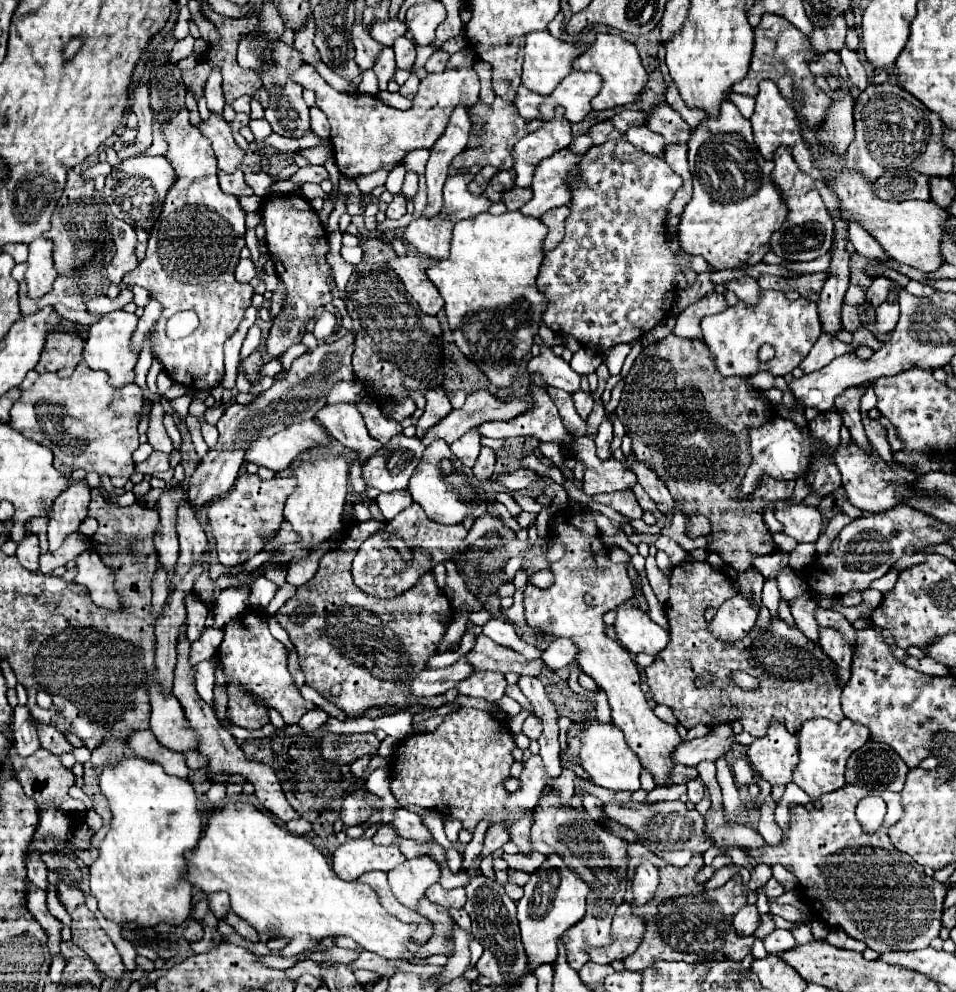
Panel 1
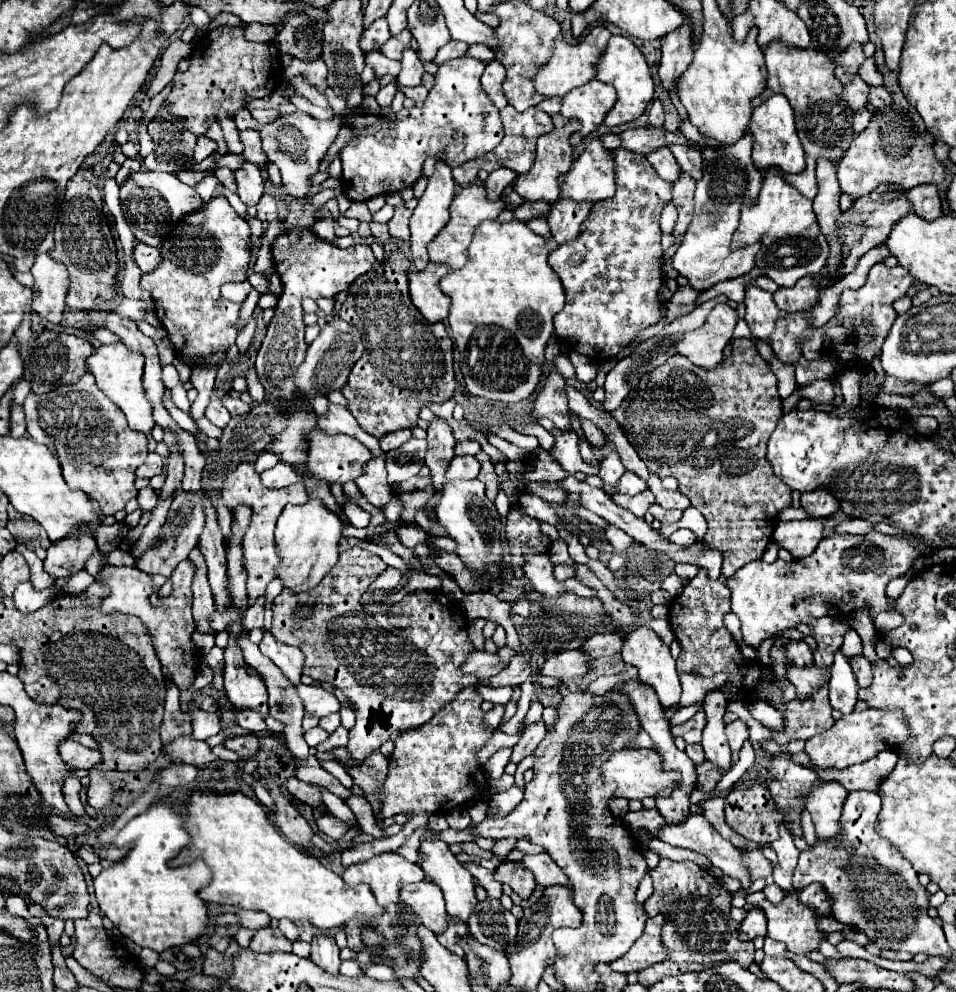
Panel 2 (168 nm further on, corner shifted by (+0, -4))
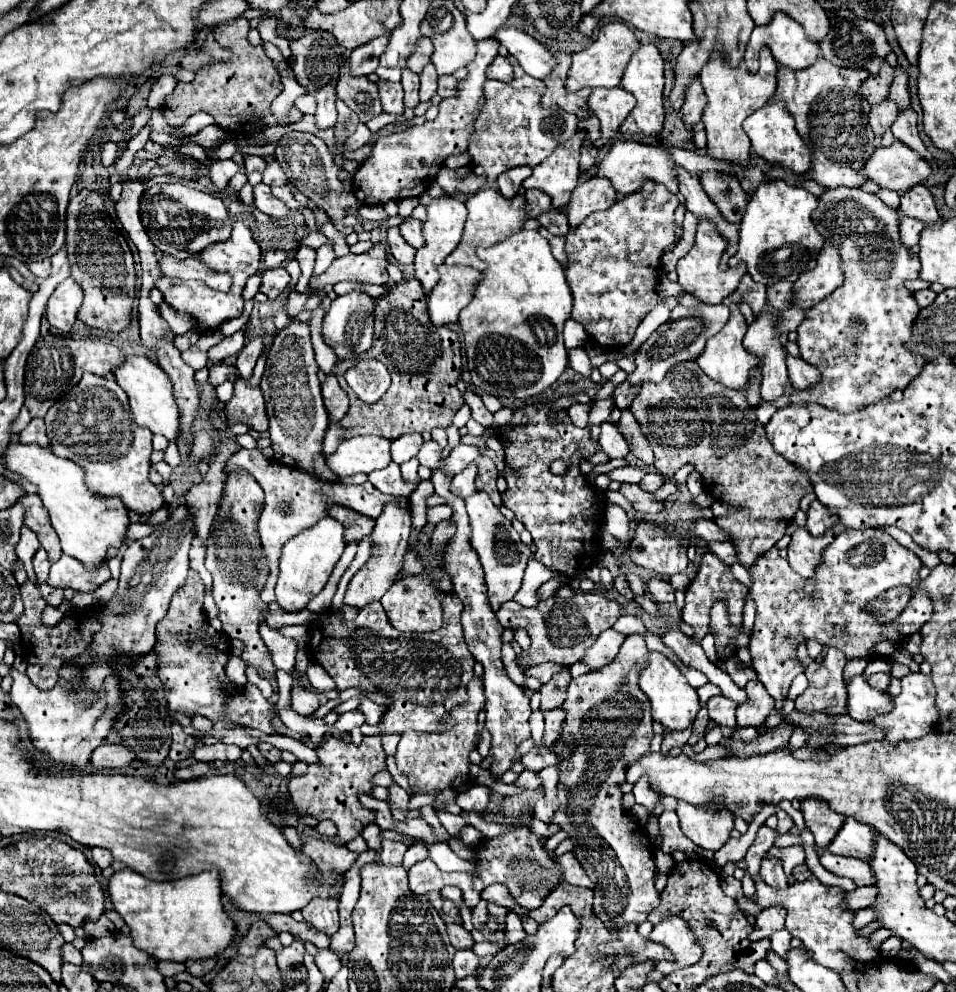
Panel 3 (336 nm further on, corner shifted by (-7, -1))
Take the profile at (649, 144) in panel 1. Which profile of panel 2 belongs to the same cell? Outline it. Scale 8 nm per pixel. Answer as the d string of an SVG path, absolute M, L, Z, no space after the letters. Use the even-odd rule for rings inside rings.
M656 148L654 152L646 154L646 160L652 164L652 168L668 182L672 182L676 176L678 176L678 170L680 166L676 164L674 156L670 154L670 150L666 148Z

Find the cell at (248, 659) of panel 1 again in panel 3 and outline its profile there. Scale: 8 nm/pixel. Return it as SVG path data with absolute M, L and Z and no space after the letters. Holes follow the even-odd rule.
M361 693L359 697L363 699L363 703L361 703L359 711L361 711L361 713L365 713L367 723L369 723L369 725L377 725L377 723L381 723L381 719L383 719L383 715L385 715L387 707L385 707L385 705L377 705L377 703L373 703L371 699L367 699L367 697L365 697L365 693Z

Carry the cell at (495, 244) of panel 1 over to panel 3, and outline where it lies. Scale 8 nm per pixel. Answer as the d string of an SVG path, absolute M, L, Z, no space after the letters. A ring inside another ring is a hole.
M523 229L489 249L477 249L477 255L487 263L487 269L483 271L483 281L477 285L471 303L463 307L459 315L471 383L479 391L495 395L497 399L529 399L539 395L561 377L569 363L563 345L563 325L571 317L573 301L565 271L551 255L547 239L537 231Z

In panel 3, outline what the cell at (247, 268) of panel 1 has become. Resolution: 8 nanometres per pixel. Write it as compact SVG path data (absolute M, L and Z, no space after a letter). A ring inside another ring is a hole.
M277 267L277 269L265 269L261 273L261 287L259 291L265 293L271 301L277 299L279 295L285 293L285 289L289 287L291 283L291 277L287 273L285 267Z

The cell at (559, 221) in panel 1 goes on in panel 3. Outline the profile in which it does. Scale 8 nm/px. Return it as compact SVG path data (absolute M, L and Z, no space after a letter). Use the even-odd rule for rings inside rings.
M595 177L583 185L577 185L571 195L571 201L567 205L569 225L577 227L591 213L609 209L617 199L619 199L619 193L613 189L609 179Z

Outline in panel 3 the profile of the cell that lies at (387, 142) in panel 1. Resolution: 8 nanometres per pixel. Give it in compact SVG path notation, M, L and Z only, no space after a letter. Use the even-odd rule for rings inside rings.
M481 39L477 43L477 57L469 63L469 77L459 83L457 97L443 99L439 105L439 117L435 121L425 121L423 125L413 125L403 133L393 133L389 137L381 137L373 145L371 157L357 169L353 177L353 193L363 205L383 205L387 201L401 201L407 197L421 197L427 187L433 183L435 173L439 173L443 161L449 155L457 155L467 151L469 137L475 133L475 111L479 107L479 99L483 95L485 69L495 59L499 43L497 39Z

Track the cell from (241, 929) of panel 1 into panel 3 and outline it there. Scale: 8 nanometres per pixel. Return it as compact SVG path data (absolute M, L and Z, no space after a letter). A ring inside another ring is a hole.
M297 941L293 945L289 945L289 947L283 947L277 953L279 971L291 971L291 969L303 965L303 955L305 955L305 945L301 945Z

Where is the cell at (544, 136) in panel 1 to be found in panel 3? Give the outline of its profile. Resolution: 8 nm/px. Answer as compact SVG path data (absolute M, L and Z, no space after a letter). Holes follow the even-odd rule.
M579 131L567 145L557 147L553 155L533 167L523 189L539 189L553 199L553 207L565 207L579 179L579 149L585 141L585 131Z

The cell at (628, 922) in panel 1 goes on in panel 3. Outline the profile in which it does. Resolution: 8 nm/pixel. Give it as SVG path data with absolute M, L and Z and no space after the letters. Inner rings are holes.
M679 915L667 917L659 925L655 925L651 931L651 941L657 941L657 943L669 947L675 955L673 963L657 961L655 969L665 975L669 975L677 969L695 965L703 955L703 947L697 943L697 937L693 935L691 927Z

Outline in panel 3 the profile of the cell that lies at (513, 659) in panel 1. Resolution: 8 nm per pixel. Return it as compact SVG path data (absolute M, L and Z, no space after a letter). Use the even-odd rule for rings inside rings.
M613 629L603 631L599 641L593 643L593 647L589 649L589 655L585 657L585 663L591 669L601 669L601 667L613 663L617 653L619 653L619 649L621 649L621 645L623 645L623 641L625 641L623 633L617 633Z

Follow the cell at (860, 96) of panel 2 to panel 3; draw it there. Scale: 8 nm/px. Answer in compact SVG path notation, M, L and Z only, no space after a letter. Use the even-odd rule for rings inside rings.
M891 99L887 103L881 103L877 107L871 107L869 125L871 125L873 133L879 135L879 137L883 137L883 133L887 129L891 129L891 125L895 123L897 115L899 115L899 109L897 109L897 105Z

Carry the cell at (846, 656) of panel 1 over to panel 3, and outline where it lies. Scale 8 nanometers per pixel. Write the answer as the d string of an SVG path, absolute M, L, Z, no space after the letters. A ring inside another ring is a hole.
M861 675L847 683L849 693L849 715L857 721L869 721L885 715L893 709L893 699L879 689L873 689Z

